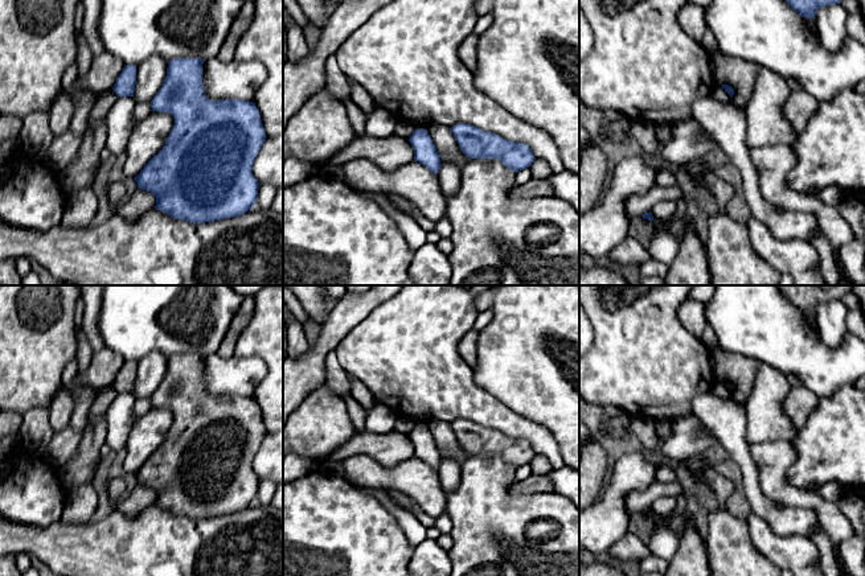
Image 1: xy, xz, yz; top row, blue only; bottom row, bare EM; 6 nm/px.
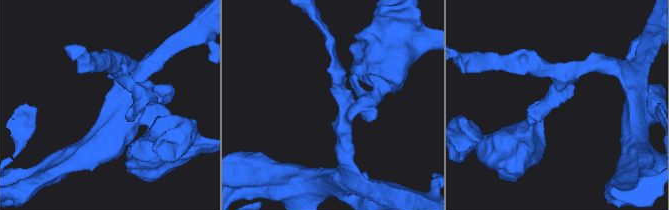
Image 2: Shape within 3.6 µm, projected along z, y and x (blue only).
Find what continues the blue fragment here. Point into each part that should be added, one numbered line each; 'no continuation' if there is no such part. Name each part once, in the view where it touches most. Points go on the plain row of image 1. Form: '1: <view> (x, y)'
no continuation

